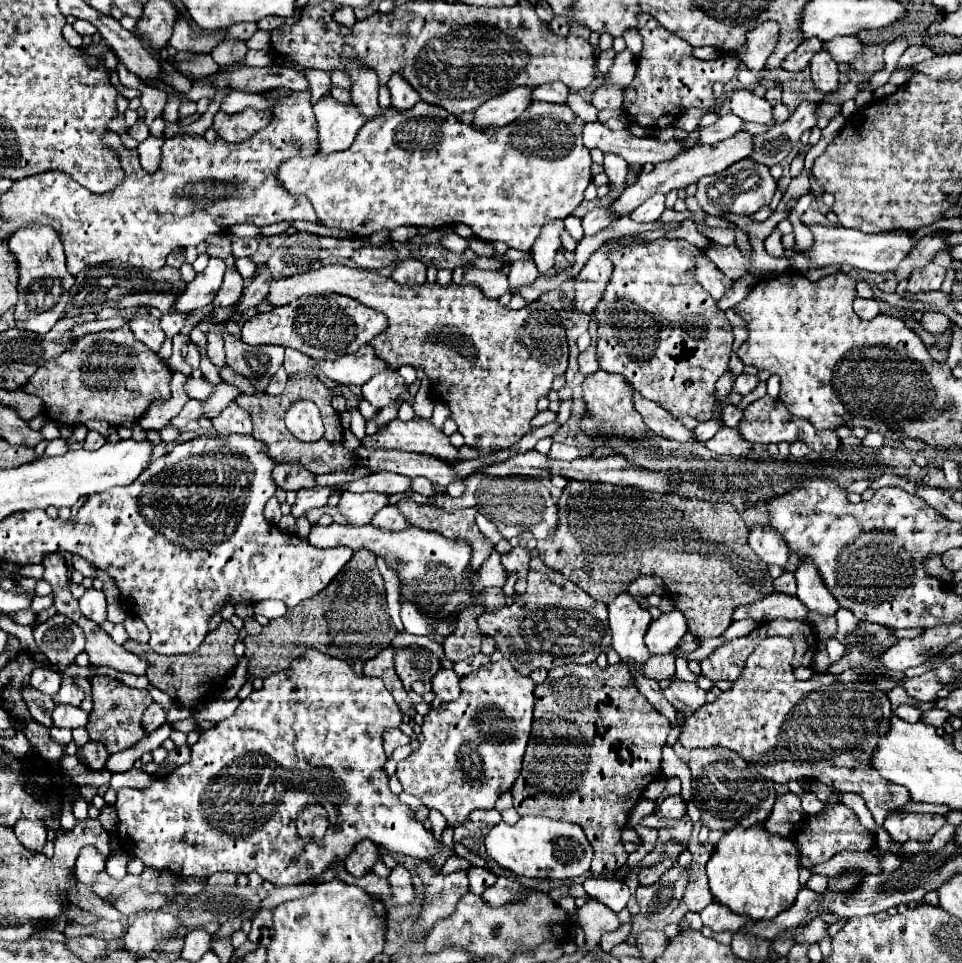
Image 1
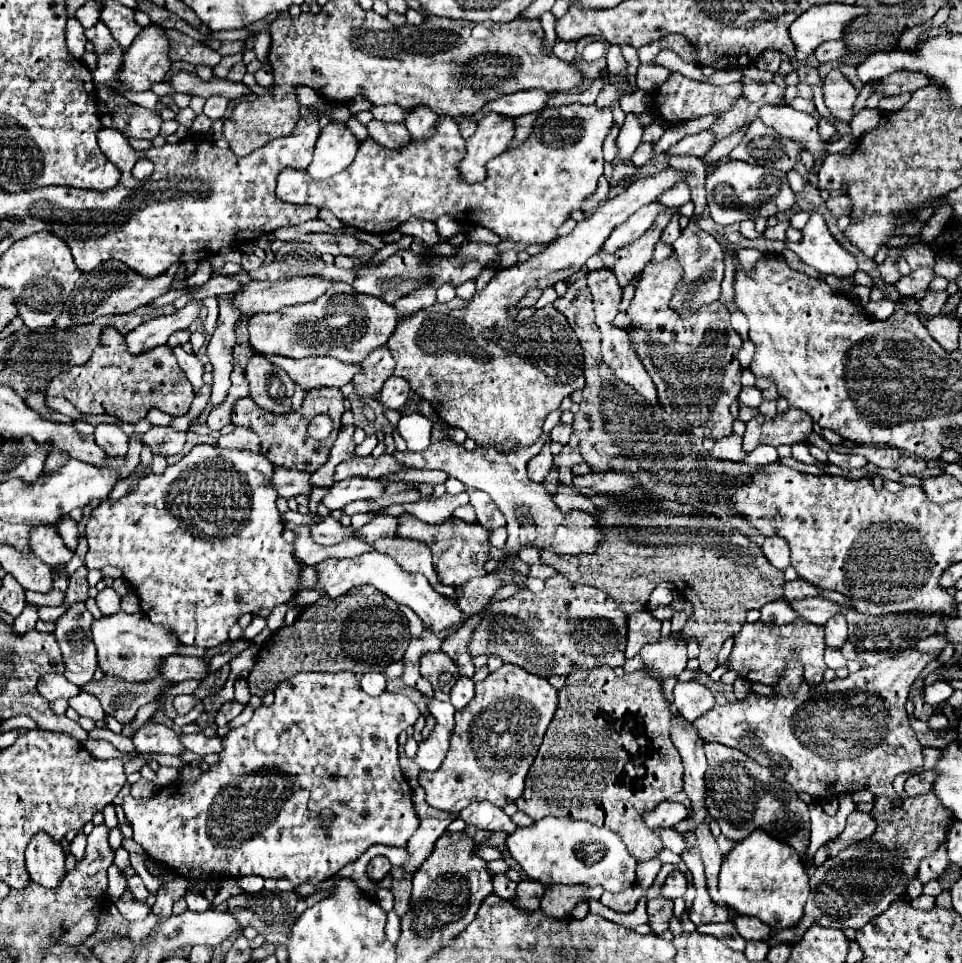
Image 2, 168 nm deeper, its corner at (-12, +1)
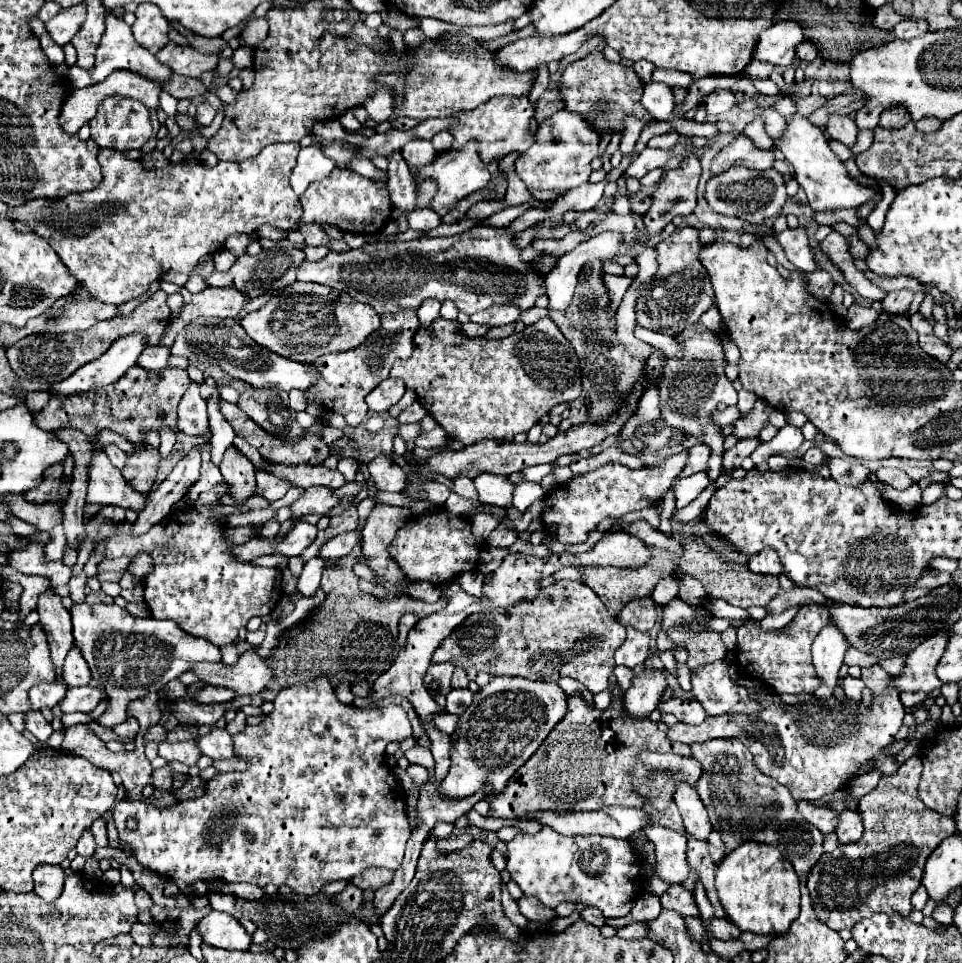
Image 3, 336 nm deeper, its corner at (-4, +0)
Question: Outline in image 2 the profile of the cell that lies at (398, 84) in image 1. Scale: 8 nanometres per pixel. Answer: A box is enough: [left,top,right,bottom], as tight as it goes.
[404,105,438,139]

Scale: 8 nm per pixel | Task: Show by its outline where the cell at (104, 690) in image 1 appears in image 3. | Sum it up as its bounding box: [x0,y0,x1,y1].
[160,740,202,766]

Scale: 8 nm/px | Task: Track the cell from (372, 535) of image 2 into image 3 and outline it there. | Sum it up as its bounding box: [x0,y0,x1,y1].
[318,532,358,560]

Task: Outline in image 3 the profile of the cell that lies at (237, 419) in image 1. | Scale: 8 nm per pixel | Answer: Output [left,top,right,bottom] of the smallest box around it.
[220,446,254,508]

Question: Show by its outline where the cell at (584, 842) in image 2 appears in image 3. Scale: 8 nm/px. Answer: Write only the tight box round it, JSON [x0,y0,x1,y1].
[506,826,644,918]

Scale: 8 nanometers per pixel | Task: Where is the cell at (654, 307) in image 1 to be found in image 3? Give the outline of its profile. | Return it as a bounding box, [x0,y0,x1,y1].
[660,324,738,480]

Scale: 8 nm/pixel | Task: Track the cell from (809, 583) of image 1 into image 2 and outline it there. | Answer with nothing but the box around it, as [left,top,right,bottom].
[824,613,848,649]

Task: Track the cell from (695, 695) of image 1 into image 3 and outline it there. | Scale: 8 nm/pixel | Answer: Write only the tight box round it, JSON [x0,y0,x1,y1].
[658,698,706,724]

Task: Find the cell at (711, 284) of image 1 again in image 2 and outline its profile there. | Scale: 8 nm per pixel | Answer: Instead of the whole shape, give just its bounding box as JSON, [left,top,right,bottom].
[670,215,724,315]

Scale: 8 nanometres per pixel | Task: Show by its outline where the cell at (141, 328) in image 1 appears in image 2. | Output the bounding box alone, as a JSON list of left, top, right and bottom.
[172,345,204,391]

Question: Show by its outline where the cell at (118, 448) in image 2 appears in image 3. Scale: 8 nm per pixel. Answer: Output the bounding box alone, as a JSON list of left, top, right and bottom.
[104,444,128,470]

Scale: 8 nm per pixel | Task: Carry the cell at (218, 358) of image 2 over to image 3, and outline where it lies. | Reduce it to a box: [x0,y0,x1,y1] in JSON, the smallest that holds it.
[208,396,234,466]

